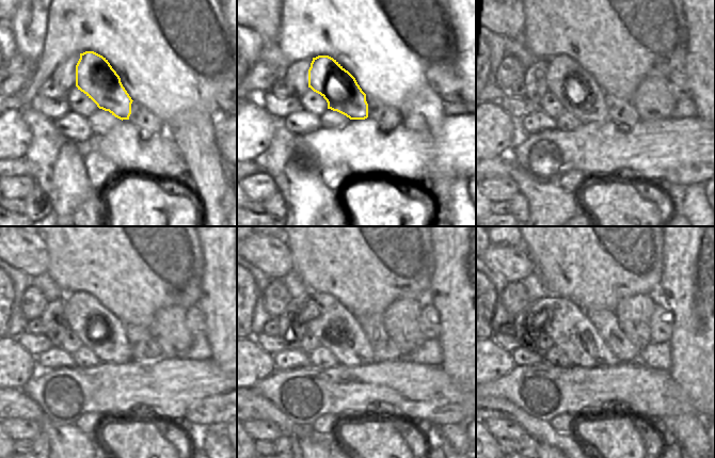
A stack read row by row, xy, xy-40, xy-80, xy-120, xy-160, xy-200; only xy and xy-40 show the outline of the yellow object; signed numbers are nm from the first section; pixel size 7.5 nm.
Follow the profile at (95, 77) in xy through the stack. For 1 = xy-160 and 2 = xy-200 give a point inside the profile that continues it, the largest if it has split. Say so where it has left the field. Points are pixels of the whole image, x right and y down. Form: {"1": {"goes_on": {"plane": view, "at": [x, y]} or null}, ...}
{"1": {"goes_on": {"plane": "xy-160", "at": [336, 329]}}, "2": {"goes_on": {"plane": "xy-200", "at": [571, 331]}}}

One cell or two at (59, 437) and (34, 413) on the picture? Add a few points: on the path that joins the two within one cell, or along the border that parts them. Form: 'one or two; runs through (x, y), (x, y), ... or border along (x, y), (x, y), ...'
two; border along (44, 414), (38, 422)

